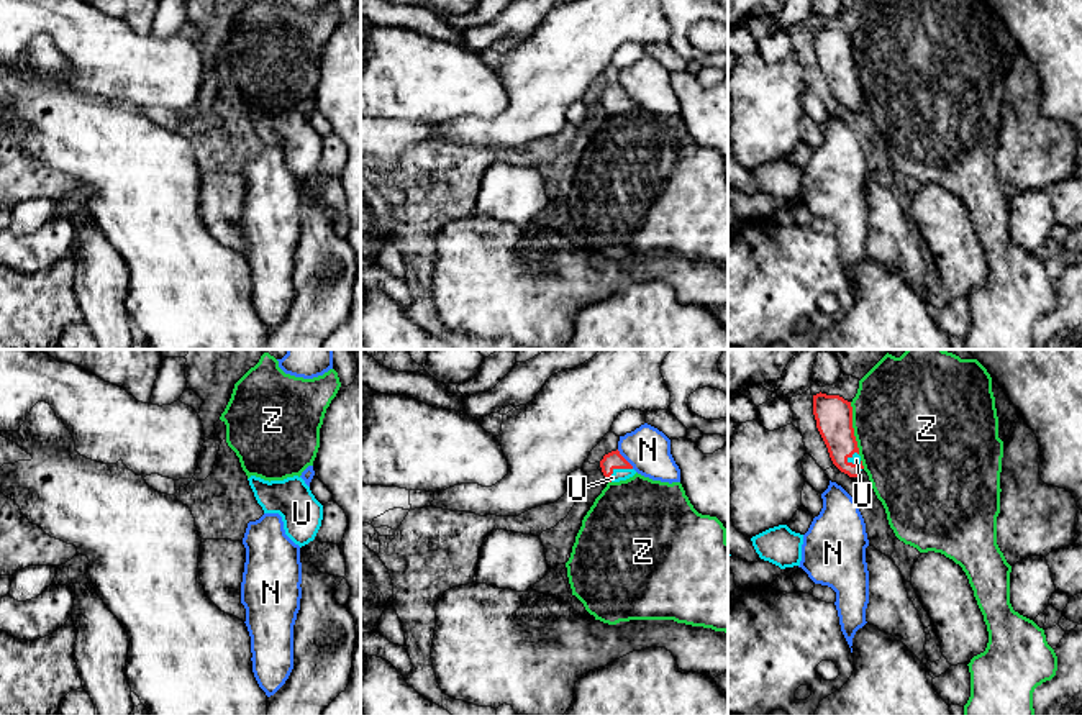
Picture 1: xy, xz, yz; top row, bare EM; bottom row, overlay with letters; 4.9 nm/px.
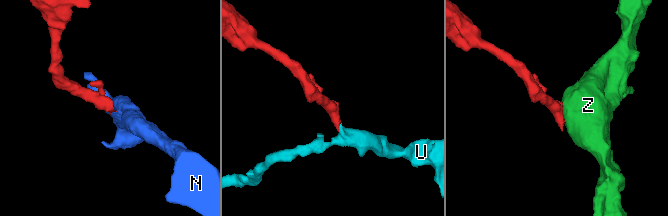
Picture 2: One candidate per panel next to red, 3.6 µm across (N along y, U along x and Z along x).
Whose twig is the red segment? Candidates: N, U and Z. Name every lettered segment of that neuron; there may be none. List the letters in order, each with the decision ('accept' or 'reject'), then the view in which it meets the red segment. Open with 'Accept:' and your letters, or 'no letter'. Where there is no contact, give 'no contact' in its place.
Accept: U
N: reject | xz
U: accept | xz
Z: reject | yz

